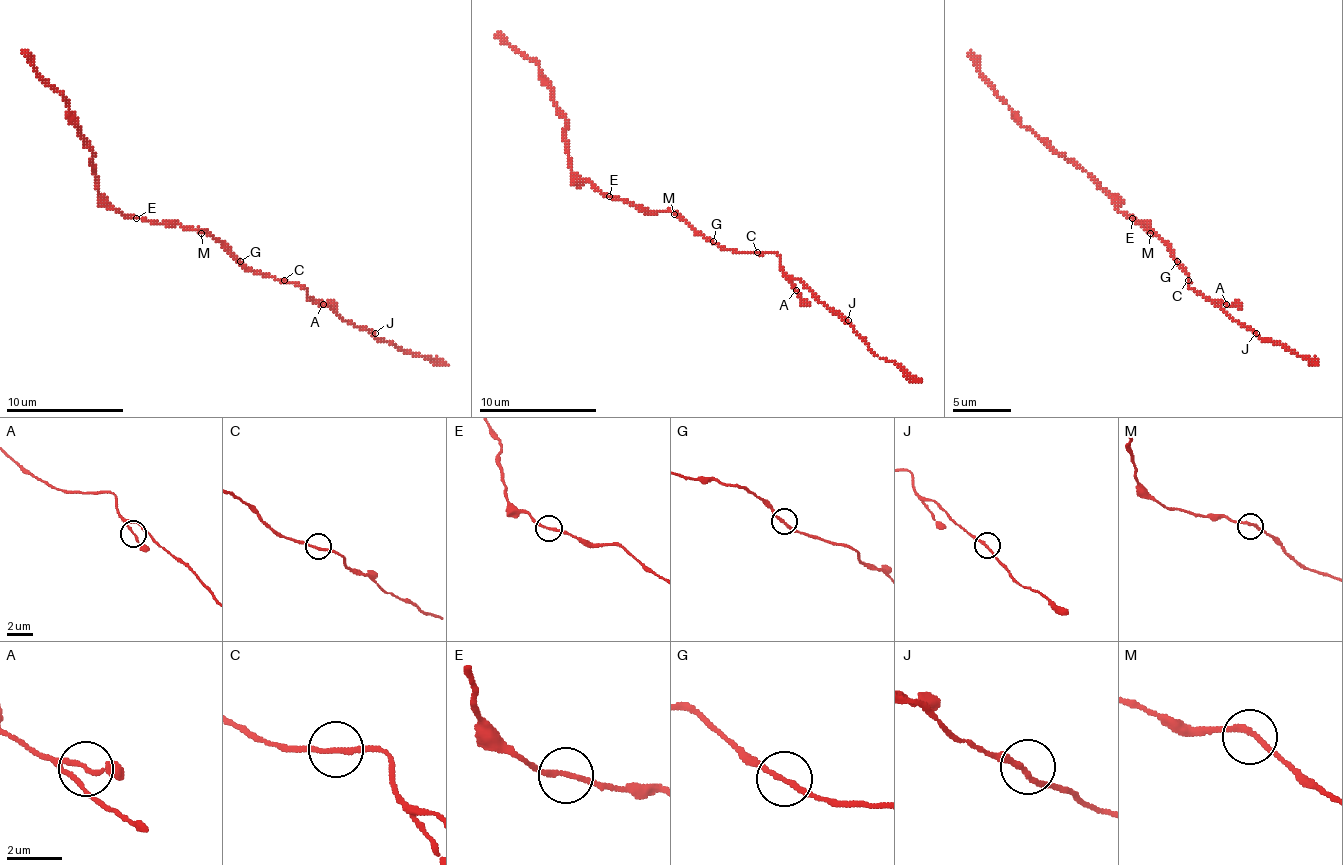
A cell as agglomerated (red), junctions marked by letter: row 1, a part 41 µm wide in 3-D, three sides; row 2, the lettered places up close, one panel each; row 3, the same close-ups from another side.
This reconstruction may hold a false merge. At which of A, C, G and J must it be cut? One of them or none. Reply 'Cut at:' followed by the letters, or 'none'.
Cut at: none

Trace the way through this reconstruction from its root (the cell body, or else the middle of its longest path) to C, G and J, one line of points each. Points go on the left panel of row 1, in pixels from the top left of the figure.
C: (204, 230), (248, 268), (284, 280)
G: (204, 230), (239, 262)
J: (204, 230), (248, 268), (278, 280), (298, 283), (310, 297), (331, 306), (345, 321), (375, 333)

